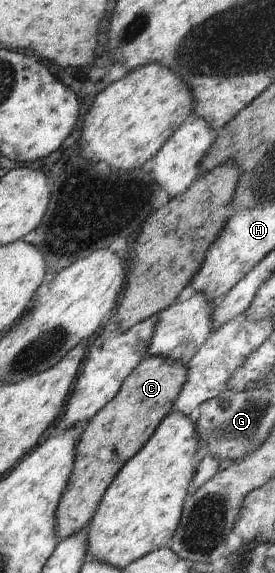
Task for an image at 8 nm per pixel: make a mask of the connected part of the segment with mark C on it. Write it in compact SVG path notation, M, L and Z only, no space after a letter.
M147 356L123 381L119 392L93 418L85 424L76 446L73 470L67 481L56 510L56 535L59 540L82 534L91 522L103 495L123 465L137 454L153 436L161 420L173 411L175 399L186 379L186 365L160 356Z

